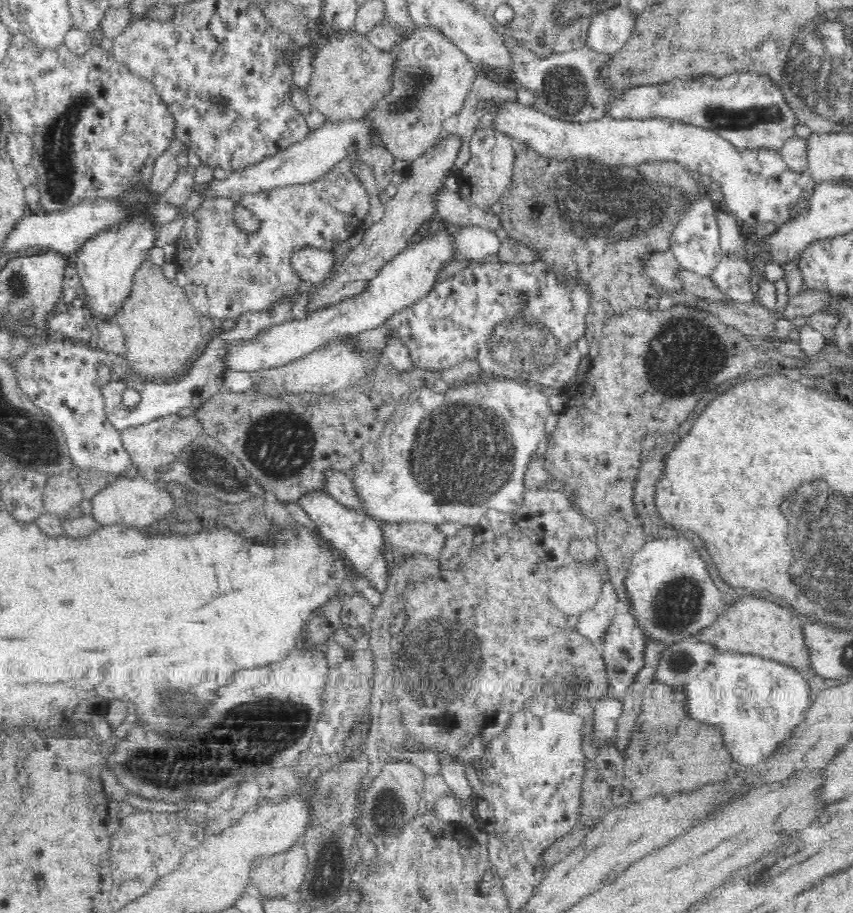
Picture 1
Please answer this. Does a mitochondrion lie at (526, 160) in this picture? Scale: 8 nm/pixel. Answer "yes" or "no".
no

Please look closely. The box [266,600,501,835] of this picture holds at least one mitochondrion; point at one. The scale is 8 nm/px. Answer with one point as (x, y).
(444, 693)

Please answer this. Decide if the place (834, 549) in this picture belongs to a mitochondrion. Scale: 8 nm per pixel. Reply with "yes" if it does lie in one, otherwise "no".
yes

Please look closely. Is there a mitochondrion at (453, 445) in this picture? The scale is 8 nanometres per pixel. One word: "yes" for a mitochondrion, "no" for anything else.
yes

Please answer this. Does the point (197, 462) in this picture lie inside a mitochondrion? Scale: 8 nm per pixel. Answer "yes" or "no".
yes

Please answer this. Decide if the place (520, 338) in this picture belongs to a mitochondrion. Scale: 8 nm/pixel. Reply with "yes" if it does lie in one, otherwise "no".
yes

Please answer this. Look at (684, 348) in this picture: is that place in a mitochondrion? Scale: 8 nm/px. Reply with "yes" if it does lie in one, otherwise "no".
yes

